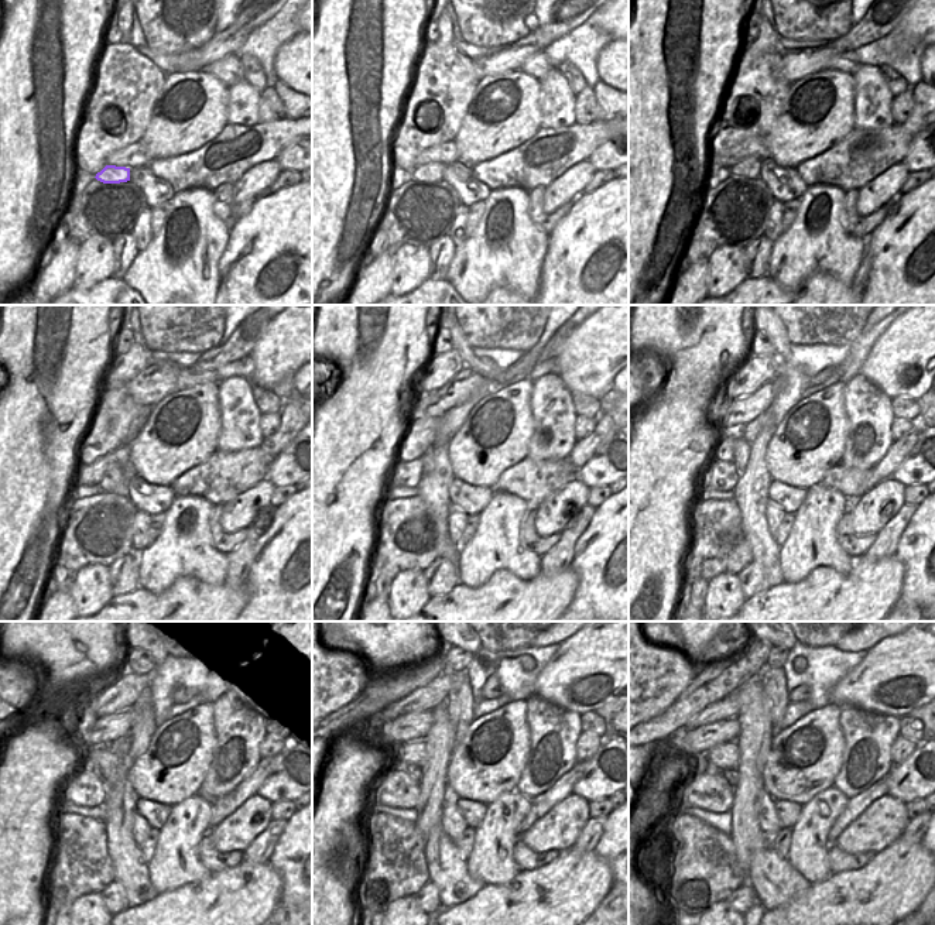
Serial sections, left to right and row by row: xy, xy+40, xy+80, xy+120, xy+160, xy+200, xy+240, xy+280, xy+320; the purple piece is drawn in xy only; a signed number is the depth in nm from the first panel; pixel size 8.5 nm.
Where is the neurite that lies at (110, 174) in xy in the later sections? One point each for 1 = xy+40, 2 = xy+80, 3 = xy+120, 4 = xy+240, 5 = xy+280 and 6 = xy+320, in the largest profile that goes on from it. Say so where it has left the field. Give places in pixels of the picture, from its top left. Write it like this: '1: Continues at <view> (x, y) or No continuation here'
1: Continues at xy+40 (434, 171)
2: Continues at xy+80 (750, 167)
3: Continues at xy+120 (113, 476)
4: Continues at xy+240 (106, 760)
5: Continues at xy+280 (408, 753)
6: Continues at xy+320 (726, 754).

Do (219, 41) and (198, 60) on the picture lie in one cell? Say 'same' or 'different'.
same

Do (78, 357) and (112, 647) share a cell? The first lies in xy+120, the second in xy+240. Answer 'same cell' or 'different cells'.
same cell

